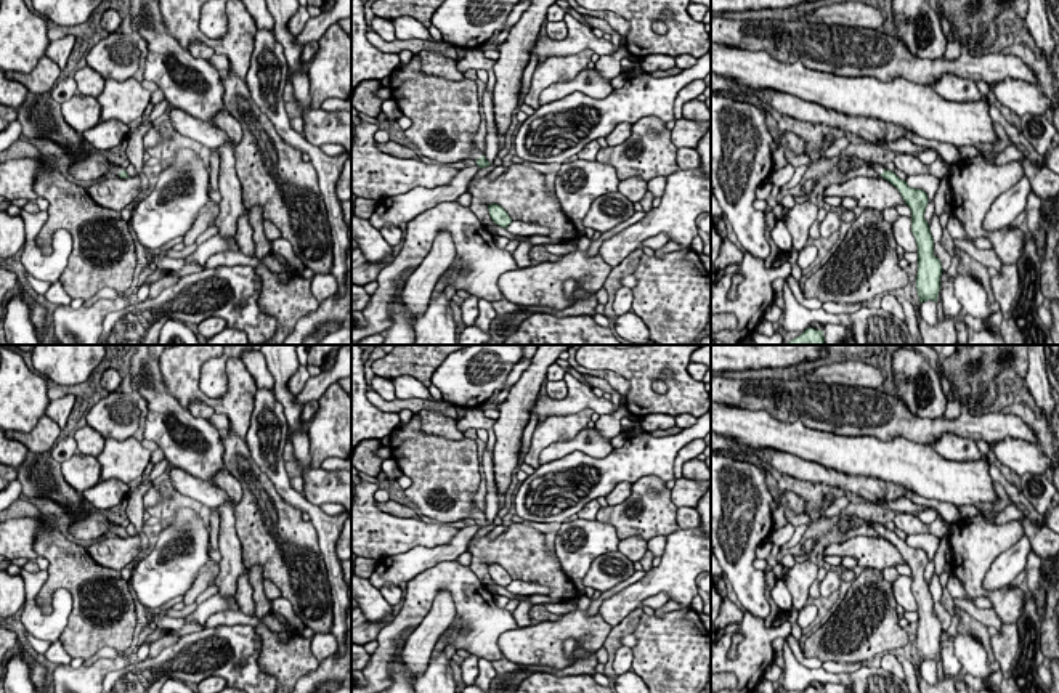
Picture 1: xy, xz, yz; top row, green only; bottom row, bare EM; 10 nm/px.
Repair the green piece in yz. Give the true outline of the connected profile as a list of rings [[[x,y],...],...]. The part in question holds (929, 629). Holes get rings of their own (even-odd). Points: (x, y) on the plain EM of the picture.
[[[868,520],[874,531],[894,544],[902,553],[905,563],[911,569],[911,592],[918,605],[918,634],[916,634],[916,650],[919,663],[932,659],[937,663],[940,650],[942,624],[934,614],[934,598],[927,581],[924,579],[924,571],[927,566],[927,553],[923,549],[915,549],[900,539],[894,531],[886,529],[879,521]]]

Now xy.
[[[27,452],[24,462],[16,468],[16,480],[22,484],[22,494],[30,497],[47,497],[59,502],[74,518],[71,534],[82,544],[101,539],[106,533],[130,537],[117,523],[111,523],[101,512],[83,509],[85,497],[75,491],[63,476],[61,462],[50,452],[34,456]]]

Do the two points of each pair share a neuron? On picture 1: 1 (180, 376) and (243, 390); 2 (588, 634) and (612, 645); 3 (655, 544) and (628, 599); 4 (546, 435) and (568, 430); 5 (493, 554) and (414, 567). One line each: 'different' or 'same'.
1: same
2: different
3: different
4: same
5: different

